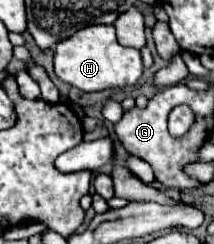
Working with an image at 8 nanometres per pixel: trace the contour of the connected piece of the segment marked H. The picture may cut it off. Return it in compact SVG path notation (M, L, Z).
M94 24L78 30L64 42L58 42L54 48L54 70L56 76L76 86L82 92L98 92L106 88L126 88L134 86L142 76L142 56L136 48L124 48L118 44L114 26Z

